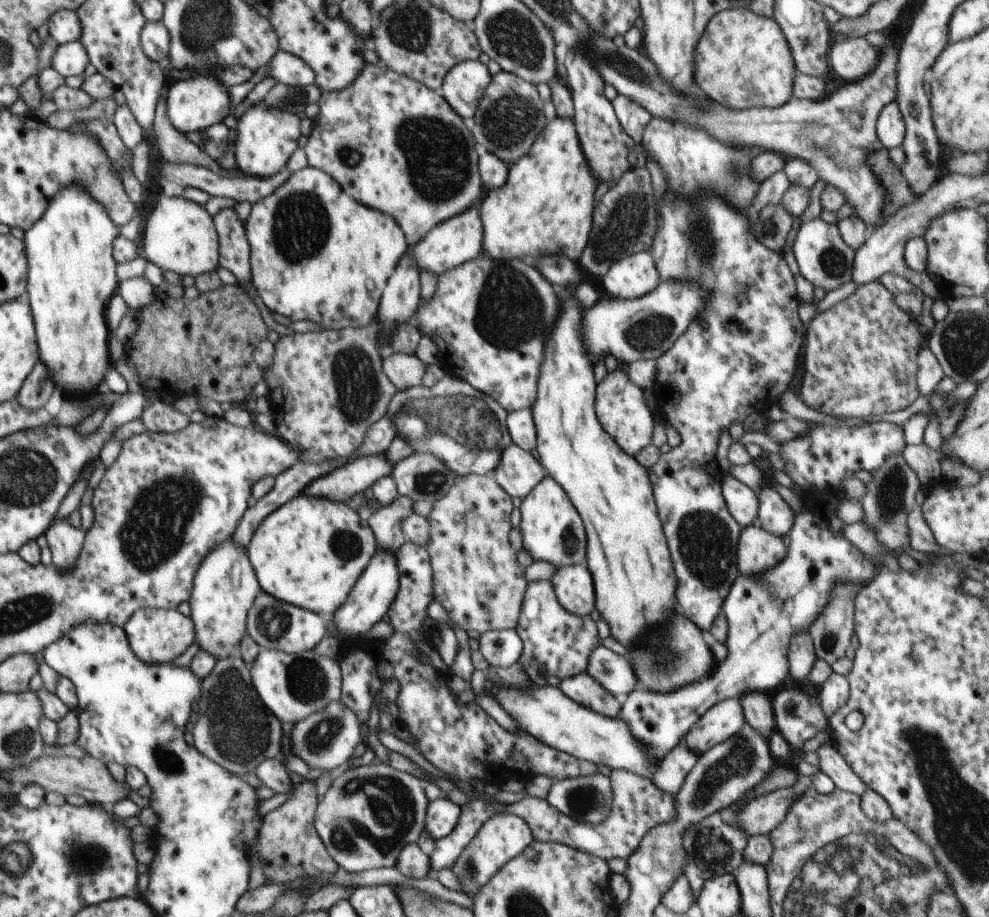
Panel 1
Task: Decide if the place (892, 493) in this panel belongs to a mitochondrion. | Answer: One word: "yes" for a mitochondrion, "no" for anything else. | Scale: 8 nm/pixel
yes

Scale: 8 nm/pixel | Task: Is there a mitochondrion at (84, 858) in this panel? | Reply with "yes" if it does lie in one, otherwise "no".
yes

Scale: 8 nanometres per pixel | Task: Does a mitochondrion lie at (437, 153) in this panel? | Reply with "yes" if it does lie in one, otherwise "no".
yes

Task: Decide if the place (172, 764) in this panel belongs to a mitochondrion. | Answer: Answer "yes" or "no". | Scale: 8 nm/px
yes

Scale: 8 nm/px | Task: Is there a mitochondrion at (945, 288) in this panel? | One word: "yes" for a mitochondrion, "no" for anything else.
no

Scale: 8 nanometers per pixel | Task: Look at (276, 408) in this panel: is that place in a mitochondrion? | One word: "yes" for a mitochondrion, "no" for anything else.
no

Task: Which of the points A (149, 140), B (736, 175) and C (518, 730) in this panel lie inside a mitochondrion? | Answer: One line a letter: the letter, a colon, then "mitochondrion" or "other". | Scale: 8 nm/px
A: other
B: mitochondrion
C: other

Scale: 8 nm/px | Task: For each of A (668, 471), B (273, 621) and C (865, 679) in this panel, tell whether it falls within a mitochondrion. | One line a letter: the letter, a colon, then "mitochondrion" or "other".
A: other
B: mitochondrion
C: other

